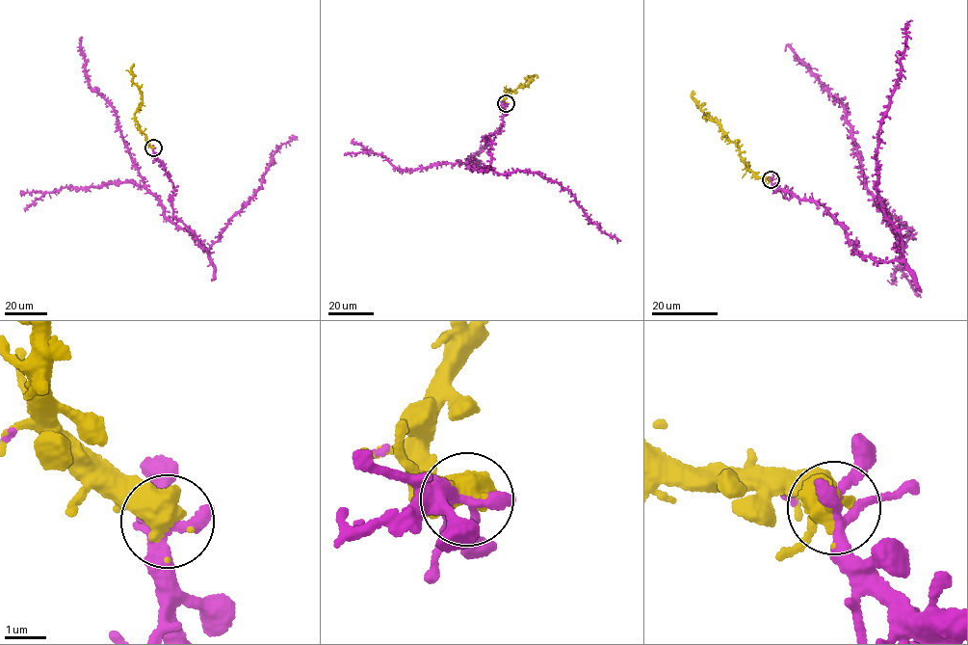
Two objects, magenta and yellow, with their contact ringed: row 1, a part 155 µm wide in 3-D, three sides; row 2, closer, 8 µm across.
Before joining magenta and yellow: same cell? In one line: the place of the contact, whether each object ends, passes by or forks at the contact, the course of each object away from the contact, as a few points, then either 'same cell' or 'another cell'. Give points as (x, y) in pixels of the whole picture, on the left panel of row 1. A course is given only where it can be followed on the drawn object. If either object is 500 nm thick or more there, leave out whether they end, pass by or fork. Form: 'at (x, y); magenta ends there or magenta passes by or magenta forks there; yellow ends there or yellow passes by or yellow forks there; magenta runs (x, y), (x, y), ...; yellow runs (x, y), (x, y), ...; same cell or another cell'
at (153, 147); magenta runs (153, 148), (172, 181), (173, 216), (208, 254), (165, 216), (146, 188), (113, 106), (90, 86), (79, 40); yellow runs (153, 148), (146, 142), (135, 117), (142, 97), (133, 81), (133, 63); same cell

